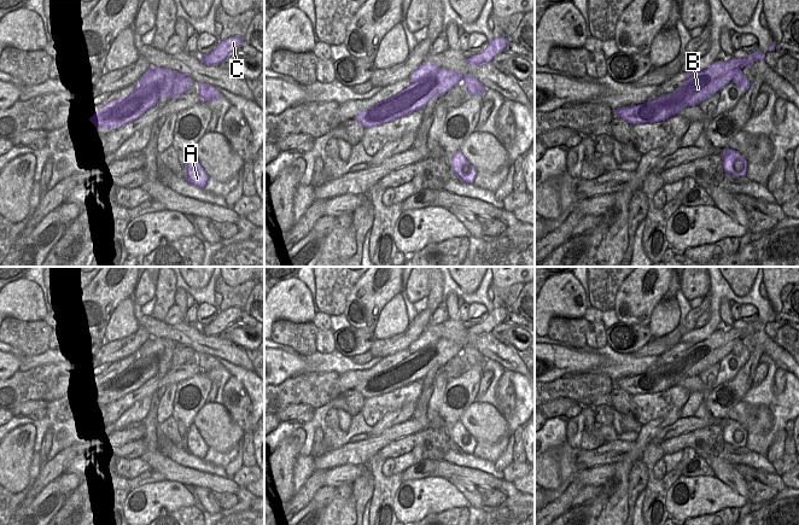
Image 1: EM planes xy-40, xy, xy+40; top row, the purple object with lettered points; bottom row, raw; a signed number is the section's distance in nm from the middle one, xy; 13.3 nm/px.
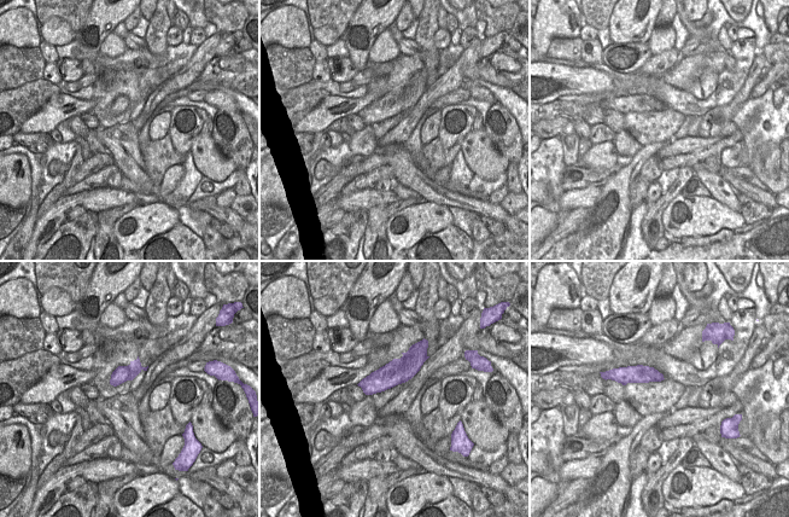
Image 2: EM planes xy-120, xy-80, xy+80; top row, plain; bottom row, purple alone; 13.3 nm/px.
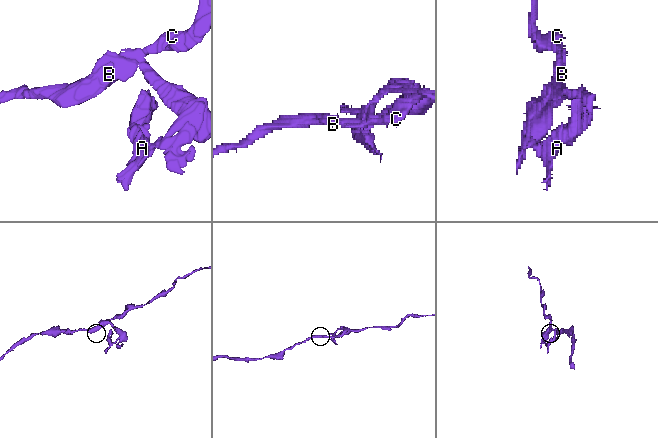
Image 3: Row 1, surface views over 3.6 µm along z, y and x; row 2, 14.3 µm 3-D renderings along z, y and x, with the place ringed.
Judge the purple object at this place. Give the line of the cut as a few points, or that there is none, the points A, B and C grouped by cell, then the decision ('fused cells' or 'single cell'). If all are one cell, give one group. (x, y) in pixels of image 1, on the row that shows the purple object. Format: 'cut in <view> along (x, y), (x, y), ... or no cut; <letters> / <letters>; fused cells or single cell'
cut in xy+40 along (740, 69), (732, 79); A / B C; fused cells

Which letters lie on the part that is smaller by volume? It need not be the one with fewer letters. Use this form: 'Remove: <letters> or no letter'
Remove: A

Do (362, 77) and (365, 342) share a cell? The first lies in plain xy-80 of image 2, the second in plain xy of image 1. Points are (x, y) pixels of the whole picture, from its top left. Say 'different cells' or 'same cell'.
different cells

